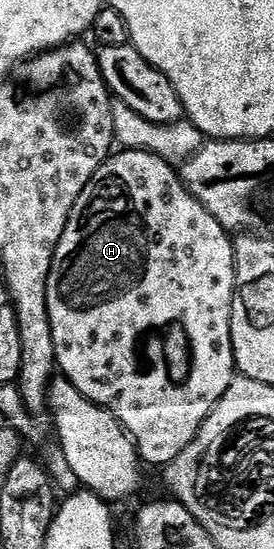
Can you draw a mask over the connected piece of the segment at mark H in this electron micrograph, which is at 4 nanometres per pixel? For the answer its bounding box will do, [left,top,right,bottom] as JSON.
[47,149,237,467]

